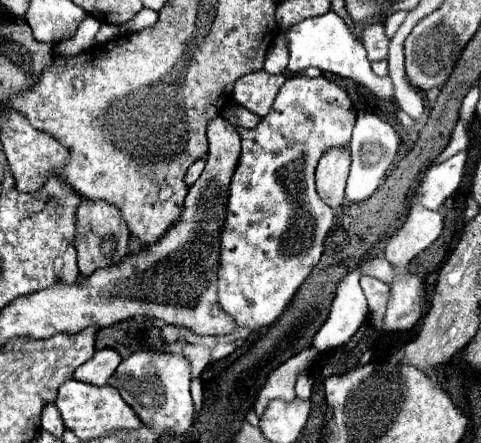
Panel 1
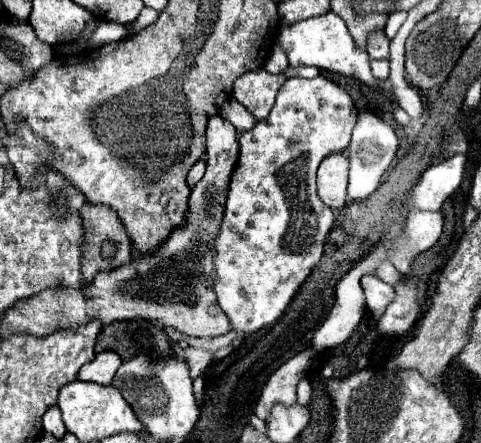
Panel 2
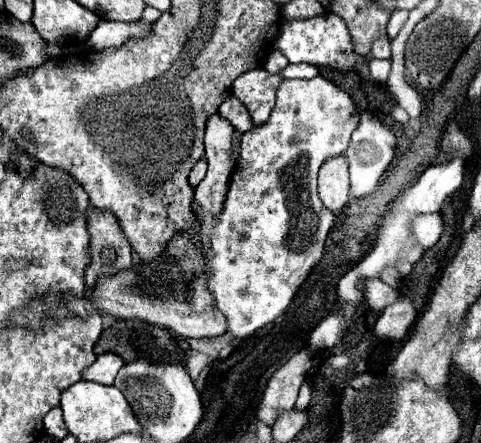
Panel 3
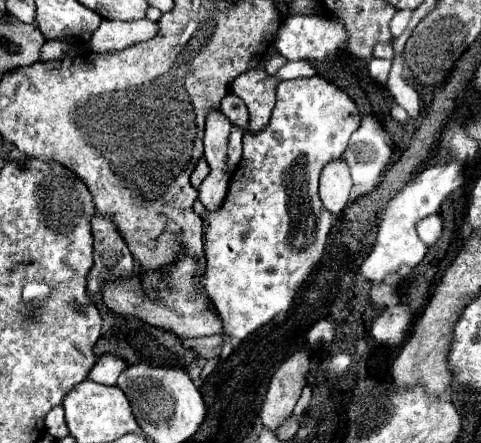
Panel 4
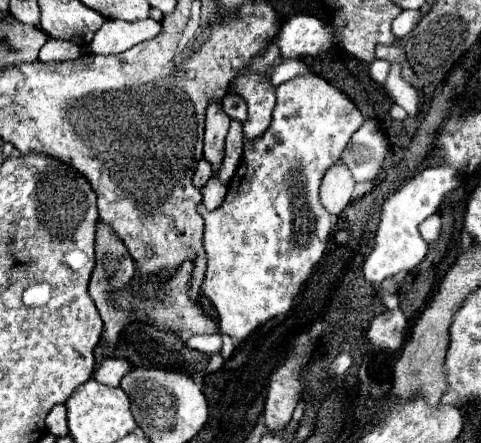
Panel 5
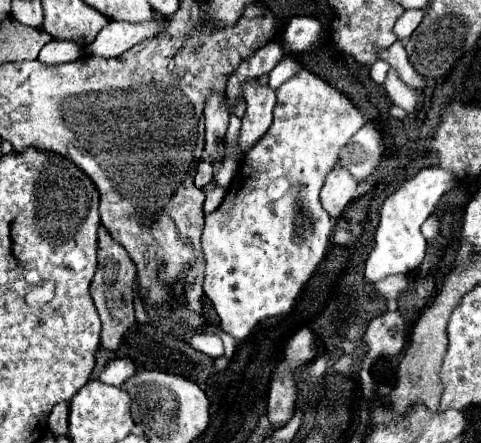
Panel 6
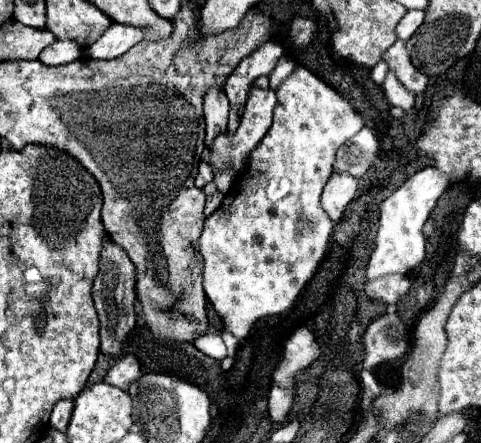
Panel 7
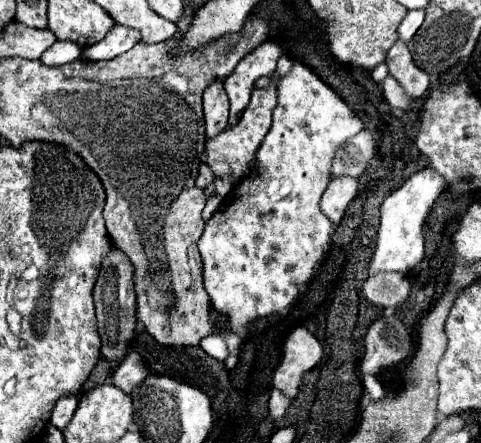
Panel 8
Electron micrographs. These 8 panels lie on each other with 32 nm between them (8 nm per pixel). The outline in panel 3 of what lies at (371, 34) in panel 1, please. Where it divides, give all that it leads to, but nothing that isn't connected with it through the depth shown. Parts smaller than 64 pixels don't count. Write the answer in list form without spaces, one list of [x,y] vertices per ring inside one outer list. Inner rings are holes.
[[[378,38],[378,40],[372,44],[370,56],[372,56],[372,58],[390,58],[390,56],[392,56],[392,52],[390,52],[390,40],[388,40],[388,38]]]

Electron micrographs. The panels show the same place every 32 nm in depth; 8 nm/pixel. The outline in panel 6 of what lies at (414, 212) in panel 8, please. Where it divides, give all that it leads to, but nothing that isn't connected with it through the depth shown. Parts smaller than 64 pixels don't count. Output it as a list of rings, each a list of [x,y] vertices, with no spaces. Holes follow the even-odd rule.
[[[422,168],[416,176],[406,180],[392,196],[388,196],[380,210],[380,222],[376,230],[376,246],[366,261],[364,276],[368,282],[382,280],[390,274],[406,274],[420,266],[426,254],[426,240],[420,226],[436,210],[440,198],[456,186],[452,172],[442,168]]]

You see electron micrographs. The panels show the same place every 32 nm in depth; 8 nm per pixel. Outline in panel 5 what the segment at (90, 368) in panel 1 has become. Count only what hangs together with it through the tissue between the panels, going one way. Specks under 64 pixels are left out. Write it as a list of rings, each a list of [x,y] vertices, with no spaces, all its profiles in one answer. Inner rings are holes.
[[[106,358],[102,366],[92,374],[94,380],[108,384],[108,386],[118,386],[120,380],[132,370],[132,364],[124,358]]]

